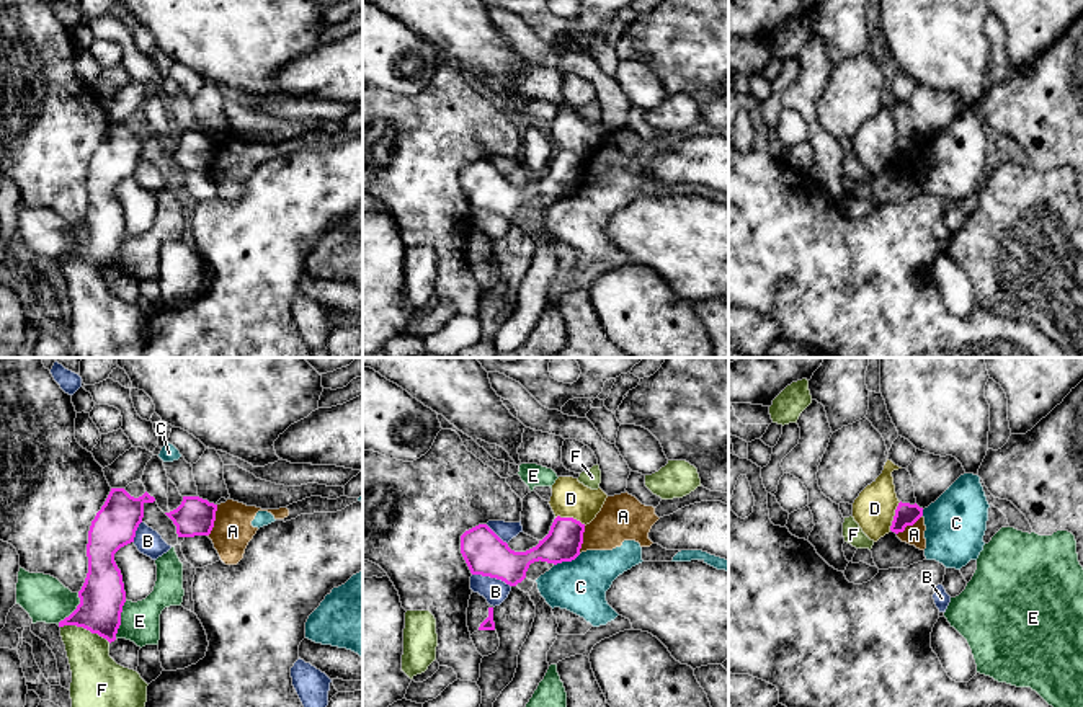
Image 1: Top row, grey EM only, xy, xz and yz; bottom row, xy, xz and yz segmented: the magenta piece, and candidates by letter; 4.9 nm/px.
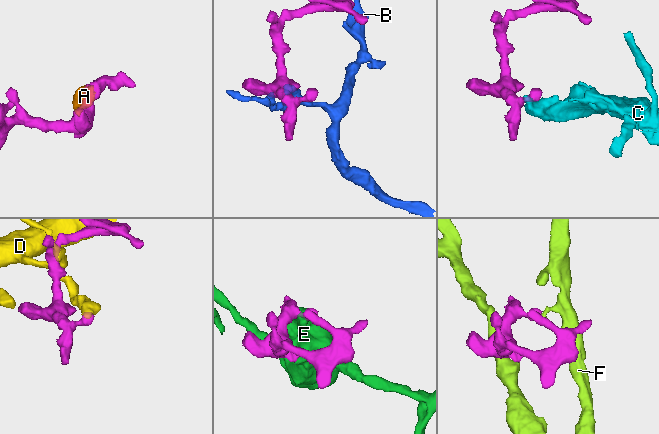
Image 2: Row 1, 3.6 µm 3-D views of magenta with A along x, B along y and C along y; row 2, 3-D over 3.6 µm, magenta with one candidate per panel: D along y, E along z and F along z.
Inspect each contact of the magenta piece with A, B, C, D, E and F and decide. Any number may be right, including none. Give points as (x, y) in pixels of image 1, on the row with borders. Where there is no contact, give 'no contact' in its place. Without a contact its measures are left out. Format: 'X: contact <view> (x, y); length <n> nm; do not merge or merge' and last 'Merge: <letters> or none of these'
A: contact xy (214, 520); length 170 nm; do not merge
B: contact xz (492, 577); length 200 nm; do not merge
C: contact xz (567, 560); length 150 nm; do not merge
D: contact xz (570, 518); length 160 nm; do not merge
E: contact xy (120, 619); length 190 nm; do not merge
F: contact xy (85, 627); length 260 nm; do not merge
Merge: none of these

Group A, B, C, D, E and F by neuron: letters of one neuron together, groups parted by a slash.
A C / B / D / E / F

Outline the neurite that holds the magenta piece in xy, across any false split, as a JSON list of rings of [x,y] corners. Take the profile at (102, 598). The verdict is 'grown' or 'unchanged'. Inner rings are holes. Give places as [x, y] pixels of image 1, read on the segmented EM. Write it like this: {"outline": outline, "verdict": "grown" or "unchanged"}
{"outline": [[[111,488],[88,531],[88,573],[78,591],[80,604],[59,622],[59,627],[77,625],[98,634],[109,643],[116,640],[126,591],[114,554],[134,542],[144,518],[144,505],[155,498],[147,491],[134,498],[124,488]]], "verdict": "unchanged"}

